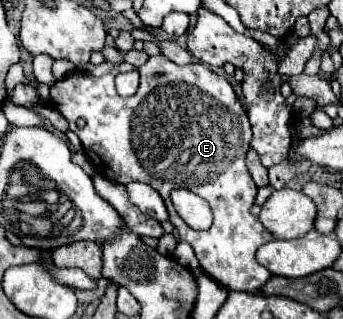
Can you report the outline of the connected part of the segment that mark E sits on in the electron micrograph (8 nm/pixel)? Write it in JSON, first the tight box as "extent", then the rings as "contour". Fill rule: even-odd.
{"extent":[51,56,275,294],"contour":[[[151,56],[139,68],[141,84],[135,96],[121,98],[115,90],[115,76],[119,72],[131,72],[131,70],[133,66],[125,62],[117,64],[109,74],[103,74],[99,78],[75,70],[51,86],[51,102],[67,118],[69,128],[79,136],[87,158],[95,164],[95,168],[103,176],[121,184],[145,182],[163,196],[163,202],[169,210],[169,222],[177,228],[179,240],[185,240],[193,246],[201,268],[215,282],[219,282],[227,290],[241,290],[251,294],[259,292],[261,286],[265,286],[267,280],[271,278],[271,272],[255,260],[255,252],[259,246],[275,238],[249,210],[255,204],[255,194],[257,194],[257,186],[245,164],[245,154],[251,142],[251,124],[237,94],[233,94],[233,86],[221,74],[213,72],[209,66],[201,62],[179,66],[165,56]],[[157,72],[161,72],[163,76],[155,78]],[[77,118],[85,118],[87,126],[83,130],[75,126]],[[175,188],[187,188],[197,196],[201,196],[203,200],[207,200],[213,212],[213,224],[209,230],[197,232],[193,228],[187,228],[185,220],[175,212],[175,206],[169,198],[171,190]]]}

